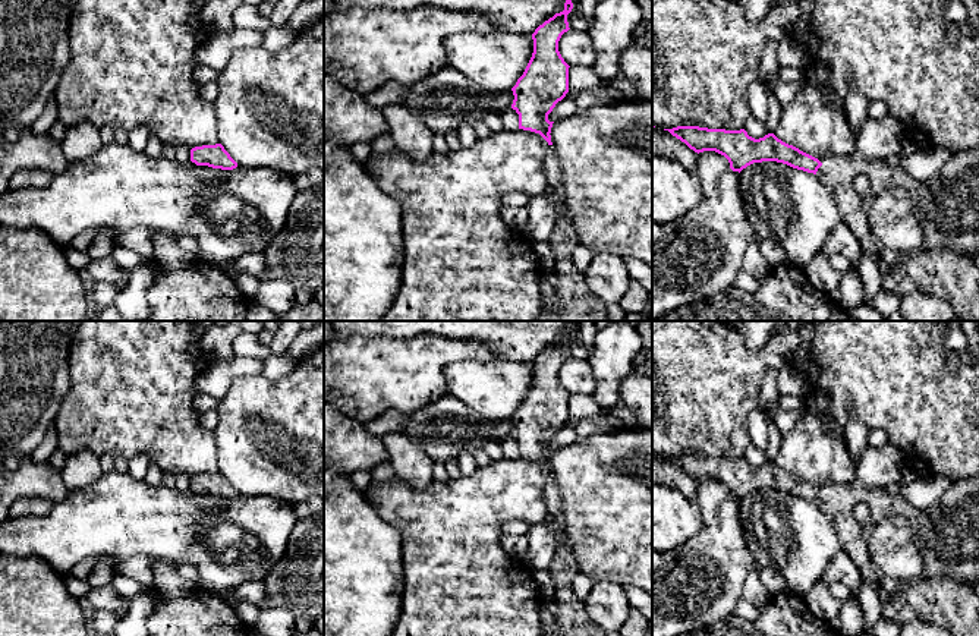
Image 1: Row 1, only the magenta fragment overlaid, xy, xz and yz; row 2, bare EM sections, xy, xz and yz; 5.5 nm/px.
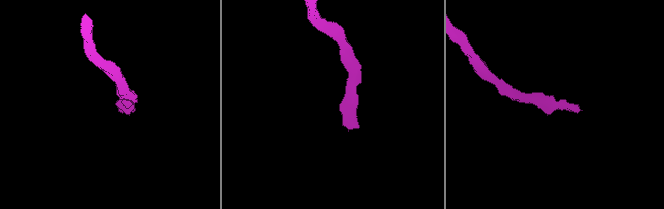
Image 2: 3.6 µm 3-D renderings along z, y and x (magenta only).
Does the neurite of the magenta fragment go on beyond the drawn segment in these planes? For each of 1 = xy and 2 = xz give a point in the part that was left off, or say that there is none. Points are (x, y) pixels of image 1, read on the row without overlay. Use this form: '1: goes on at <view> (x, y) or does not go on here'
1: does not go on here
2: does not go on here

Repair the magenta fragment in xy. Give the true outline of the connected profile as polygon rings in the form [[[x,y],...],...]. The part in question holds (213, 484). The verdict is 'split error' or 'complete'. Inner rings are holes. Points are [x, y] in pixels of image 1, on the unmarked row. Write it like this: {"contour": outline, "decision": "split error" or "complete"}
{"contour": [[[221,472],[192,476],[191,489],[196,494],[208,494],[221,498],[233,498],[237,495],[237,491],[230,485]]], "decision": "complete"}

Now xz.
{"contour": [[[567,327],[563,340],[535,358],[532,385],[511,416],[511,437],[519,443],[519,457],[539,462],[548,473],[553,473],[550,462],[554,451],[548,443],[569,421],[570,394],[558,380],[558,369],[570,358],[567,343],[572,337],[573,331]]], "decision": "complete"}

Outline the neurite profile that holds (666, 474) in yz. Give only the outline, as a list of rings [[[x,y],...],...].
[[[652,456],[652,484],[680,491],[687,500],[696,500],[698,481],[661,456]]]

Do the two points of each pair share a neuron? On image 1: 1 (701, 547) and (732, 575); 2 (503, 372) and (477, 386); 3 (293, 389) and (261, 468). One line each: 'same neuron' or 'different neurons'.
1: same neuron
2: same neuron
3: same neuron

